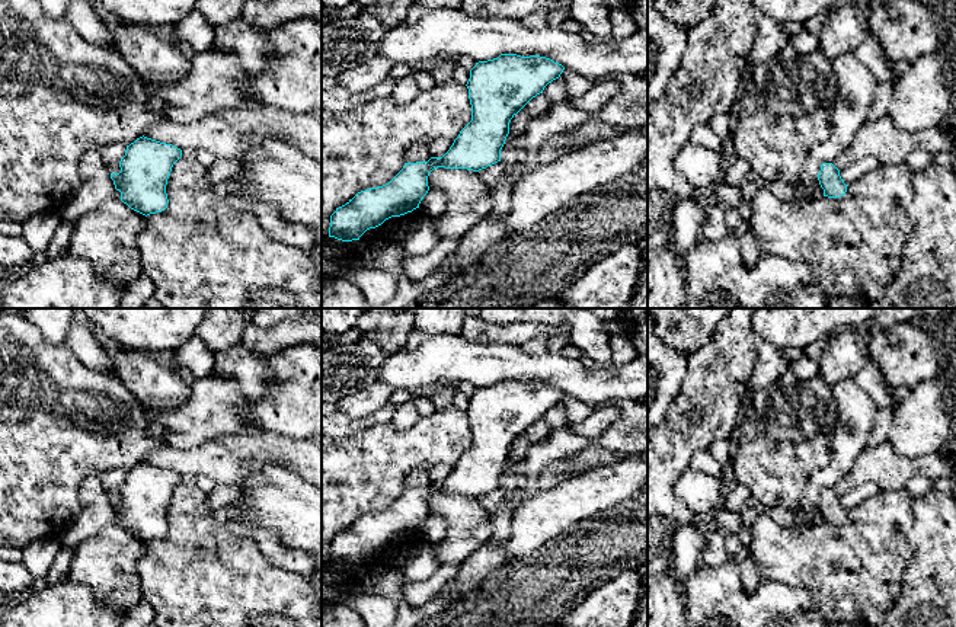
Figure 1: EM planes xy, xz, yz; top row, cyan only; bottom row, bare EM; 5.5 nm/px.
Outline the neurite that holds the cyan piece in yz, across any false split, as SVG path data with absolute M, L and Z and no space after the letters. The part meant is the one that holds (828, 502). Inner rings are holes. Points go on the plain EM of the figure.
M822 489L818 506L824 515L824 522L840 524L845 521L847 512L840 502L840 496L832 489Z

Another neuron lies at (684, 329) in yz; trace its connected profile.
M648 308L662 342L691 355L712 340L719 323L733 308Z

